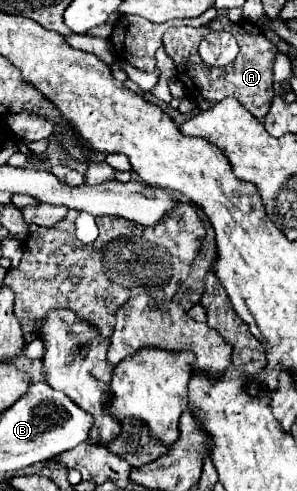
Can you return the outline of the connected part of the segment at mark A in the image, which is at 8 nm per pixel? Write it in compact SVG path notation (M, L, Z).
M242 20L240 24L228 22L226 30L230 30L238 44L240 44L240 54L236 60L224 68L218 66L208 66L202 62L198 54L198 44L200 44L200 28L192 26L174 26L168 28L164 34L164 50L166 54L176 62L176 78L184 84L186 96L200 106L202 110L208 110L212 104L218 104L222 98L236 98L246 110L250 110L258 120L262 120L272 104L274 90L272 90L272 58L276 52L276 46L266 40L262 30L256 28L254 22Z

